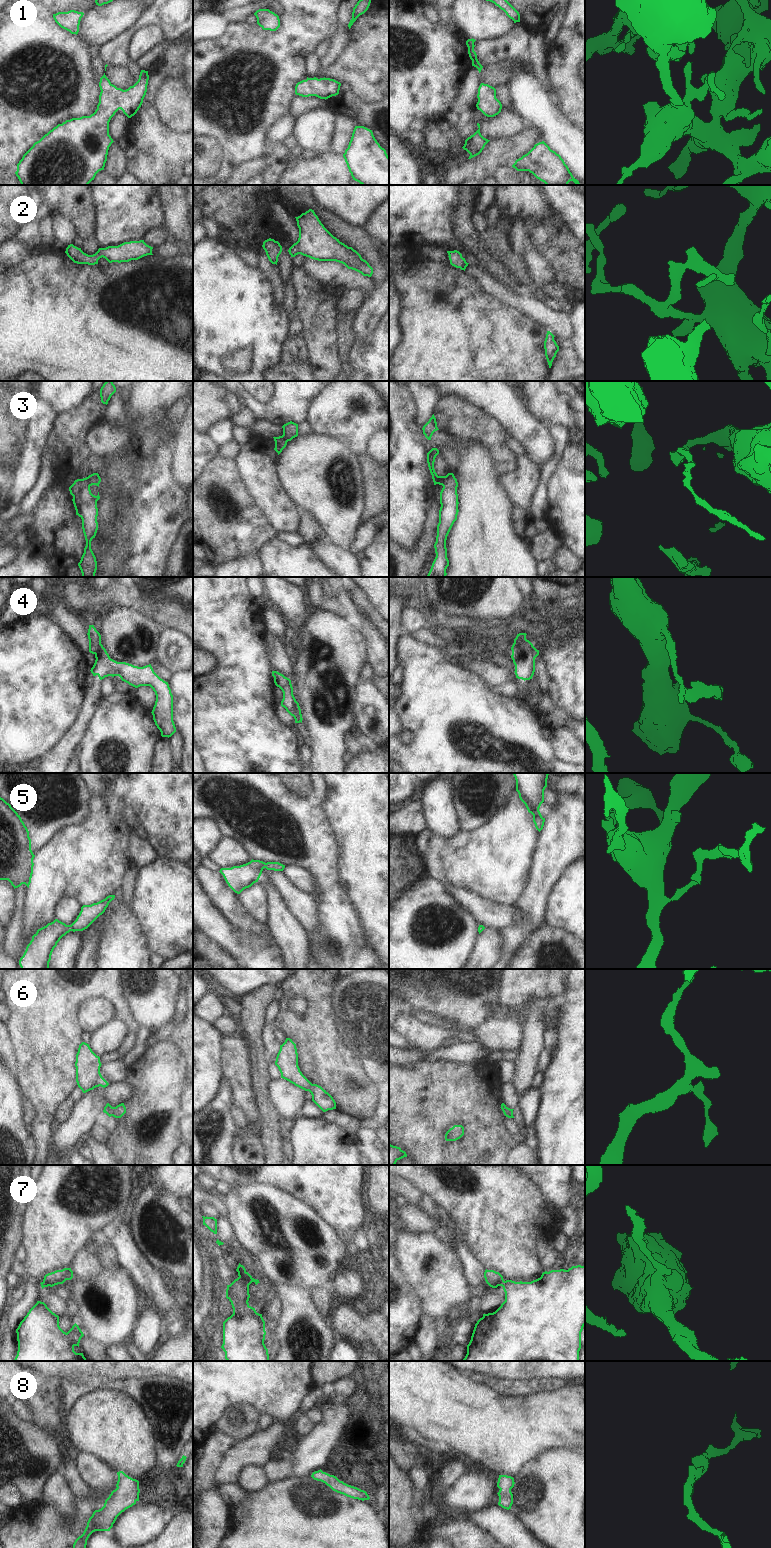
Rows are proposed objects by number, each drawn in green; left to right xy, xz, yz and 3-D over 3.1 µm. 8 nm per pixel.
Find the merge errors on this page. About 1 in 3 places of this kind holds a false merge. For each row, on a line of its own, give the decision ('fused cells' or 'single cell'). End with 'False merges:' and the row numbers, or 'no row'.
1: single cell
2: single cell
3: fused cells
4: fused cells
5: single cell
6: single cell
7: fused cells
8: single cell
False merges: 3, 4, 7

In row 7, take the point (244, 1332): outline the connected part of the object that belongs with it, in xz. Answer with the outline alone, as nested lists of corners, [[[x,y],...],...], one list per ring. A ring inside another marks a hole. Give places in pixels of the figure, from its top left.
[[[238,1277],[230,1285],[227,1285],[226,1298],[231,1302],[233,1314],[223,1322],[223,1344],[221,1348],[225,1352],[227,1361],[270,1361],[268,1349],[264,1344],[265,1321],[262,1314],[248,1303],[249,1282]]]

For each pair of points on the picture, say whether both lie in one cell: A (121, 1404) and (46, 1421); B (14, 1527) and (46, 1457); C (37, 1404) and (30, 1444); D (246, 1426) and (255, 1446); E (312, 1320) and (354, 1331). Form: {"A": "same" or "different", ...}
{"A": "different", "B": "different", "C": "different", "D": "different", "E": "different"}

